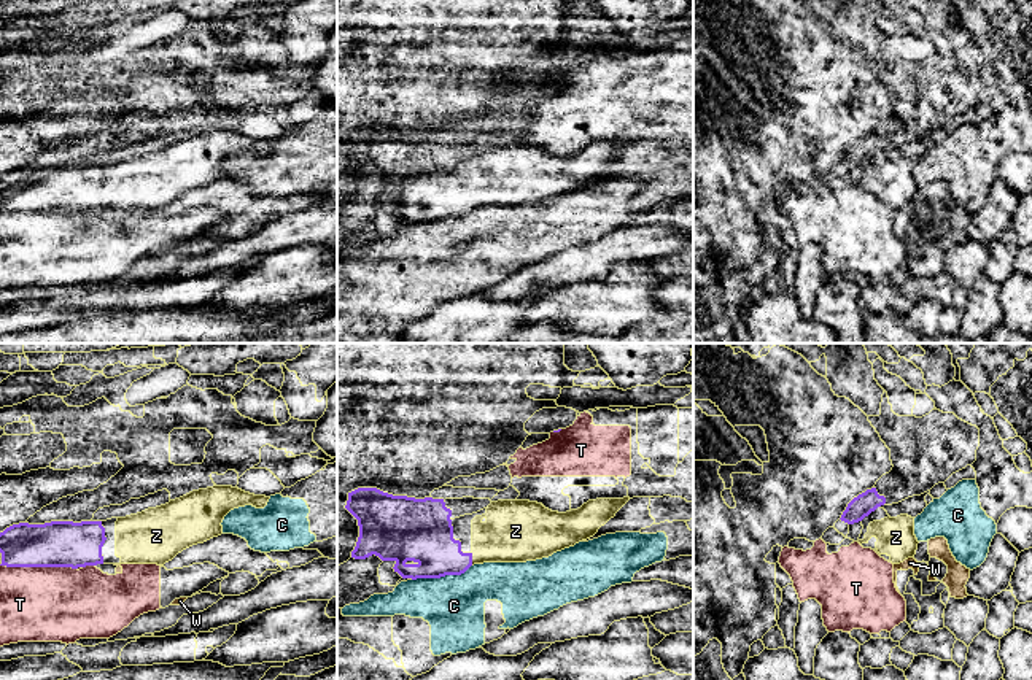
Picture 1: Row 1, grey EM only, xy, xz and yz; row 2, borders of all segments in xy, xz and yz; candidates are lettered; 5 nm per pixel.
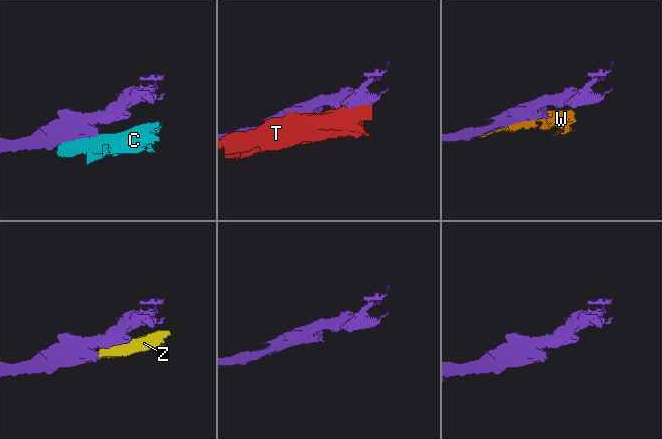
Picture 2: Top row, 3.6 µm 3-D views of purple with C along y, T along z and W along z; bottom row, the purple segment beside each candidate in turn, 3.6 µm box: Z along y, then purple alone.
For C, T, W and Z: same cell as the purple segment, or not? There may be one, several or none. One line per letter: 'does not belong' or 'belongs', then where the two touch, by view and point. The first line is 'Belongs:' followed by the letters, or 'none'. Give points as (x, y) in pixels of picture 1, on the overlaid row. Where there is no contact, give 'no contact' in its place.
Belongs: Z
C: does not belong | xz (441, 575)
T: does not belong | xy (38, 566)
W: does not belong | xy (78, 566)
Z: belongs | xz (471, 560)

